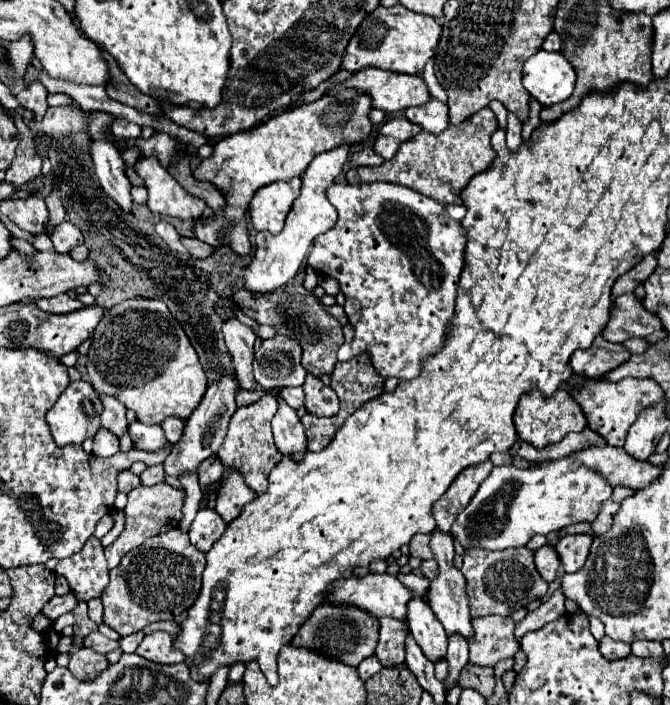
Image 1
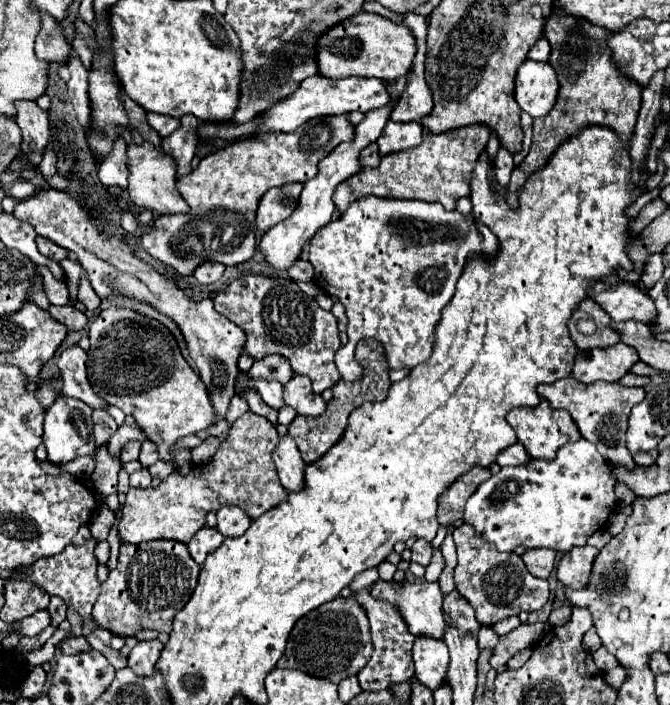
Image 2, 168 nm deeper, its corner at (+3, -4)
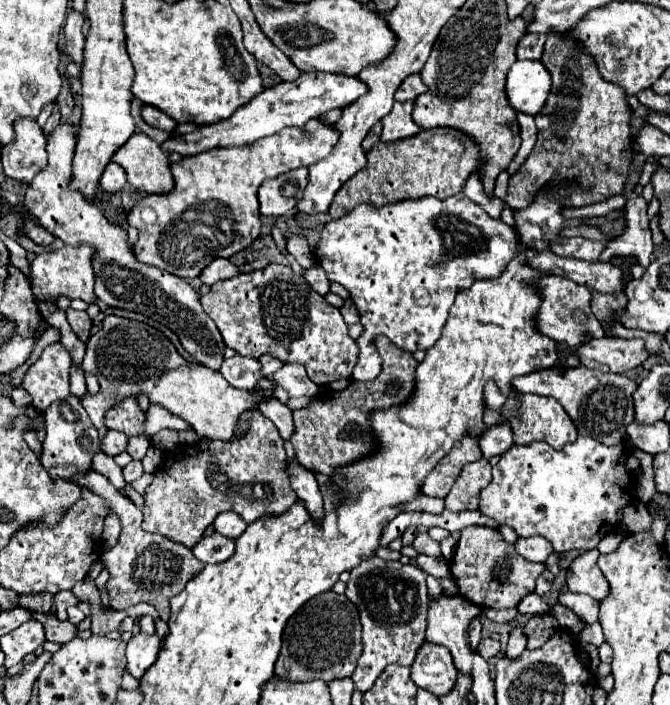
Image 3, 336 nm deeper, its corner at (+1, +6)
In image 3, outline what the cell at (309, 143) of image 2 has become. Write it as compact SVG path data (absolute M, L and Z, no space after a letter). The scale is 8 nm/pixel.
M314 118L302 128L286 128L274 136L240 148L212 148L194 156L186 156L180 162L172 164L176 190L166 196L148 194L140 198L128 214L128 224L138 230L138 240L134 244L136 258L180 278L196 278L214 258L230 258L236 252L248 248L260 236L260 212L256 196L260 184L266 178L276 178L278 174L284 174L288 170L320 162L332 152L338 136L340 132L332 124L326 124L322 118Z

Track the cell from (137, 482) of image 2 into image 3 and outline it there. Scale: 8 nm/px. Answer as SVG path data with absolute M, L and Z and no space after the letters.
M132 460L128 466L124 466L124 478L126 478L126 482L134 482L142 474L144 474L144 470L142 470L142 462L140 460Z

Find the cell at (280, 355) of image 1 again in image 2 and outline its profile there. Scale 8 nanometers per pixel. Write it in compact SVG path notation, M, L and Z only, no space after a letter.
M268 356L268 358L262 358L258 362L254 362L254 366L250 368L250 374L254 378L262 378L262 380L276 380L280 384L286 384L294 370L290 368L288 360L284 356Z

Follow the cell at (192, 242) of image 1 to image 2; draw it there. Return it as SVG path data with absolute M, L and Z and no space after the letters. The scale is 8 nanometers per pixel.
M206 262L202 266L196 268L194 272L194 278L200 282L200 284L212 284L216 282L224 272L224 264L216 264L216 262Z

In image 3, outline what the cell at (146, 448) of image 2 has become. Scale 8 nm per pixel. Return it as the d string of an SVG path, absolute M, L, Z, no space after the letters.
M132 436L130 438L130 446L128 446L128 452L134 460L142 460L146 456L146 450L150 448L150 438L144 438L144 436Z

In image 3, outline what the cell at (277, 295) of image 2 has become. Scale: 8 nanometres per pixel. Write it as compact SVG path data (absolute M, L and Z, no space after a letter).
M268 264L262 270L220 280L202 296L202 306L216 322L226 346L242 356L260 358L262 354L274 354L282 362L298 362L306 366L310 380L318 384L332 384L352 376L358 348L348 336L340 310L314 292L304 276L294 274L290 266Z

